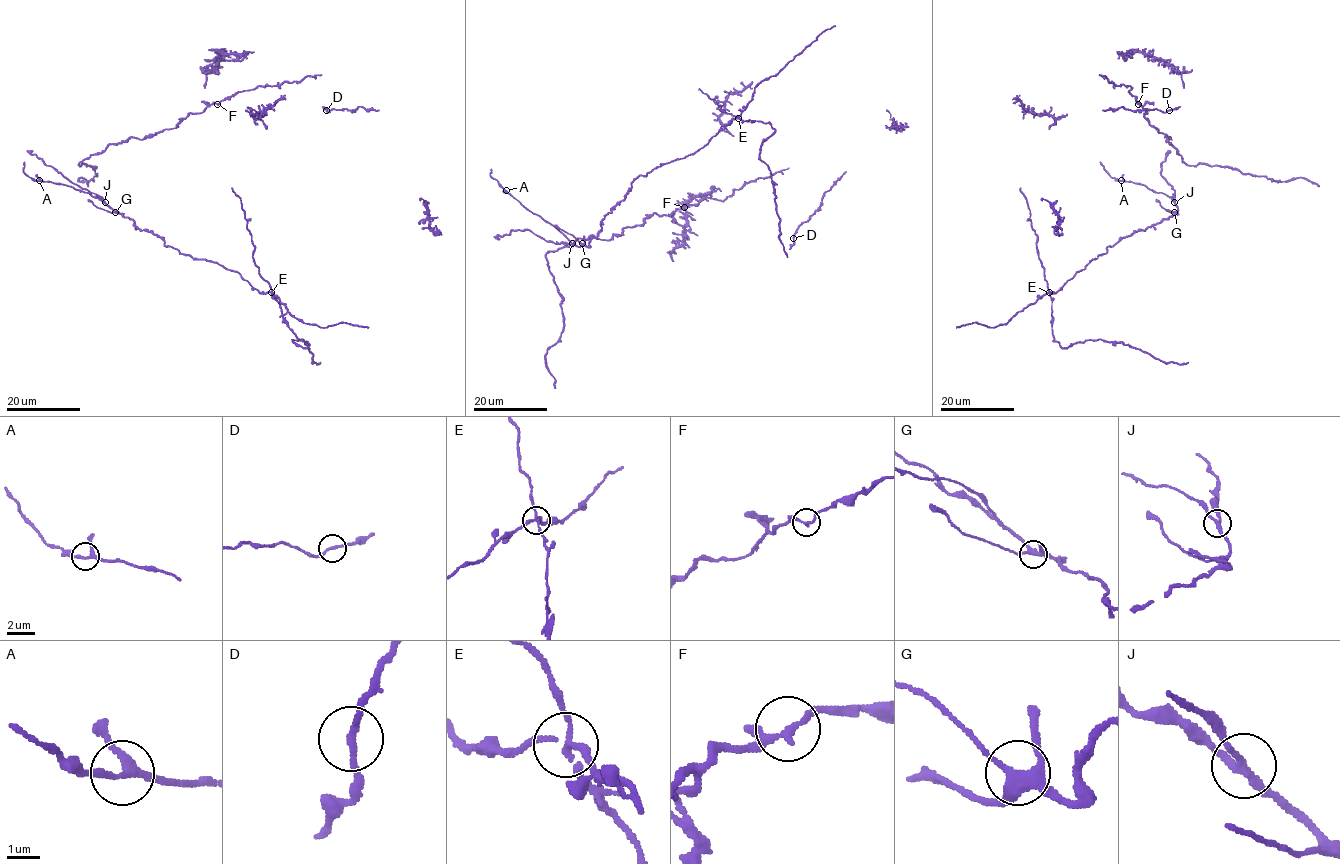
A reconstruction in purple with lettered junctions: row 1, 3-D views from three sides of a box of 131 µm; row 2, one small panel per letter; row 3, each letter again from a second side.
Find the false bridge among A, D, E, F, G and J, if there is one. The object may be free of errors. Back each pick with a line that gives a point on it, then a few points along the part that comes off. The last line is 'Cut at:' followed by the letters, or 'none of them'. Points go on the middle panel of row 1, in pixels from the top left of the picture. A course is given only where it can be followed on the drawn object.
E: (738, 118) | (738, 118), (768, 123), (775, 131), (762, 143), (759, 158), (771, 174), (780, 219), (779, 236), (787, 257)
Cut at: E

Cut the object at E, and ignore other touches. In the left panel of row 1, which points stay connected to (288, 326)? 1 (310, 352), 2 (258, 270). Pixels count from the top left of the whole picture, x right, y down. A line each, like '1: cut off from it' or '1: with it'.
1: with it
2: with it

